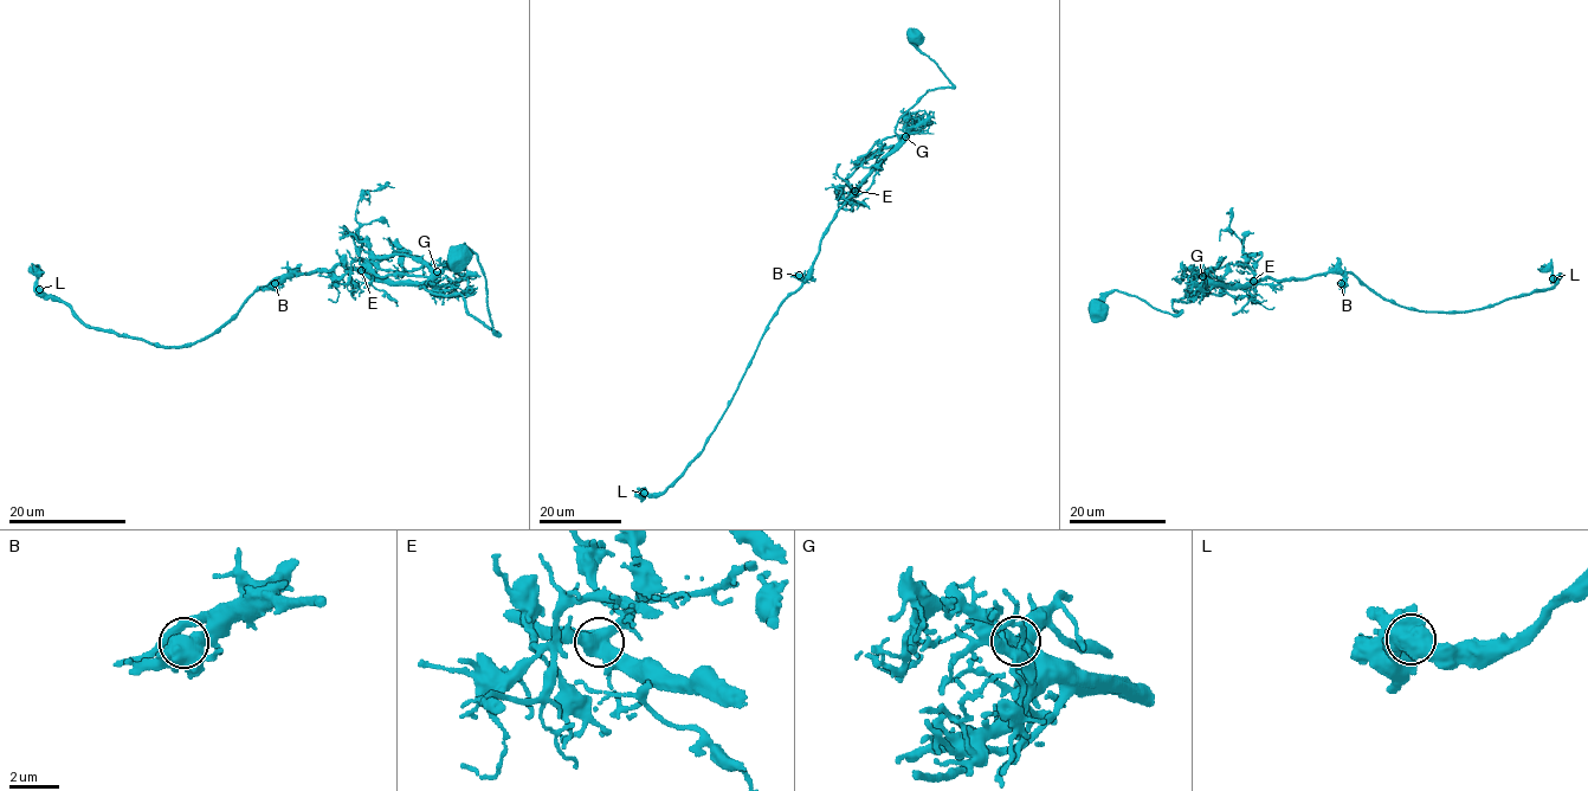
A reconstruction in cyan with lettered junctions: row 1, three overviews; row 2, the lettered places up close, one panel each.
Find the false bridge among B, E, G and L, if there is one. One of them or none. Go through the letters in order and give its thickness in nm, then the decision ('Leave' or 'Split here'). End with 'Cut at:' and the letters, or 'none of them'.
B: Thickness 650 nm. Leave
E: Thickness 600 nm. Split here
G: Thickness 500 nm. Leave
L: Thickness 600 nm. Leave
Cut at: E

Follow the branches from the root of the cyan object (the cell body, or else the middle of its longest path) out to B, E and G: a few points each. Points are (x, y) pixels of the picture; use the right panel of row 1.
B: (1093, 307), (1115, 290), (1177, 315), (1172, 300), (1194, 298), (1211, 284), (1335, 272), (1341, 283)
E: (1093, 307), (1115, 290), (1177, 315), (1172, 300), (1194, 298), (1211, 284), (1227, 288), (1253, 281)
G: (1093, 307), (1115, 290), (1177, 315), (1181, 312), (1173, 309), (1172, 300), (1194, 298), (1205, 284), (1202, 276)

